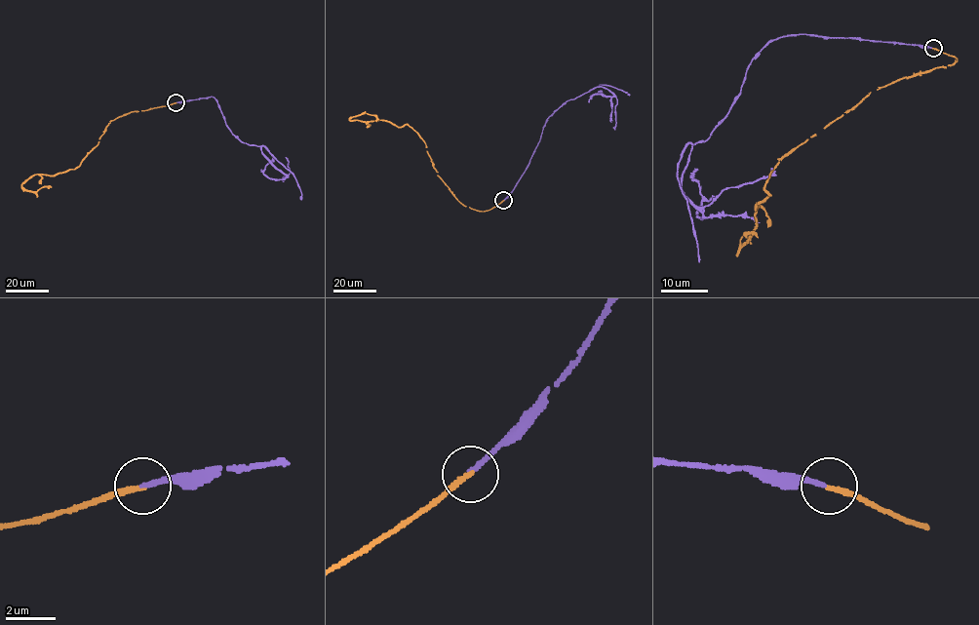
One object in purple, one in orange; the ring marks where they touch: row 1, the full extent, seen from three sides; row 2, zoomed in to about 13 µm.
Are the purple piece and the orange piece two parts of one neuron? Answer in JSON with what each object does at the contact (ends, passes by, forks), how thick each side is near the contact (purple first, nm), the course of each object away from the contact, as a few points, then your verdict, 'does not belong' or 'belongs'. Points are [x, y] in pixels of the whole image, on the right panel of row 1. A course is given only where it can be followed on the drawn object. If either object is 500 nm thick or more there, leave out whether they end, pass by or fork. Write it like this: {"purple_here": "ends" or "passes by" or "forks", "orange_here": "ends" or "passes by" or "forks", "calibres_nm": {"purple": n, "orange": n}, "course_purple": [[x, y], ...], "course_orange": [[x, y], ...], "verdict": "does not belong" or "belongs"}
{"purple_here": "ends", "orange_here": "ends", "calibres_nm": {"purple": 170, "orange": 180}, "course_purple": [[932, 48], [800, 34], [771, 40], [728, 113], [692, 145], [680, 187], [701, 218], [696, 169]], "course_orange": [[933, 48], [957, 58], [879, 87], [779, 161], [740, 245], [744, 234], [758, 237]], "verdict": "belongs"}

